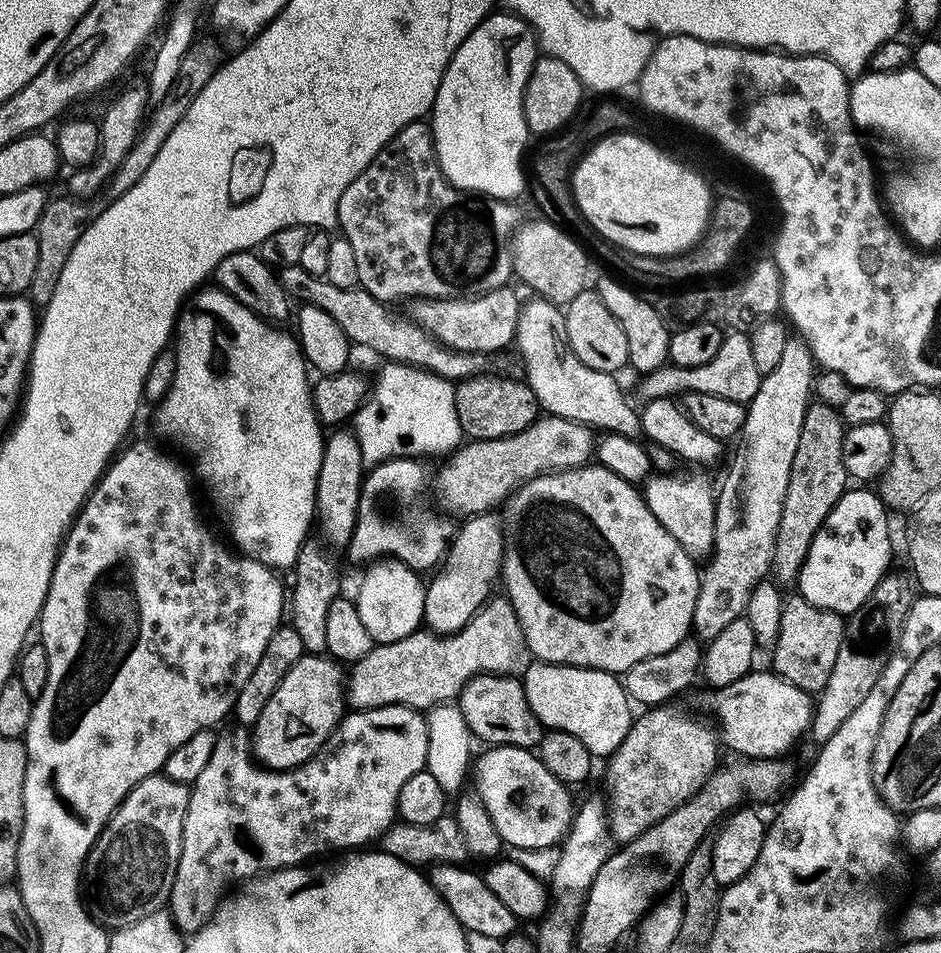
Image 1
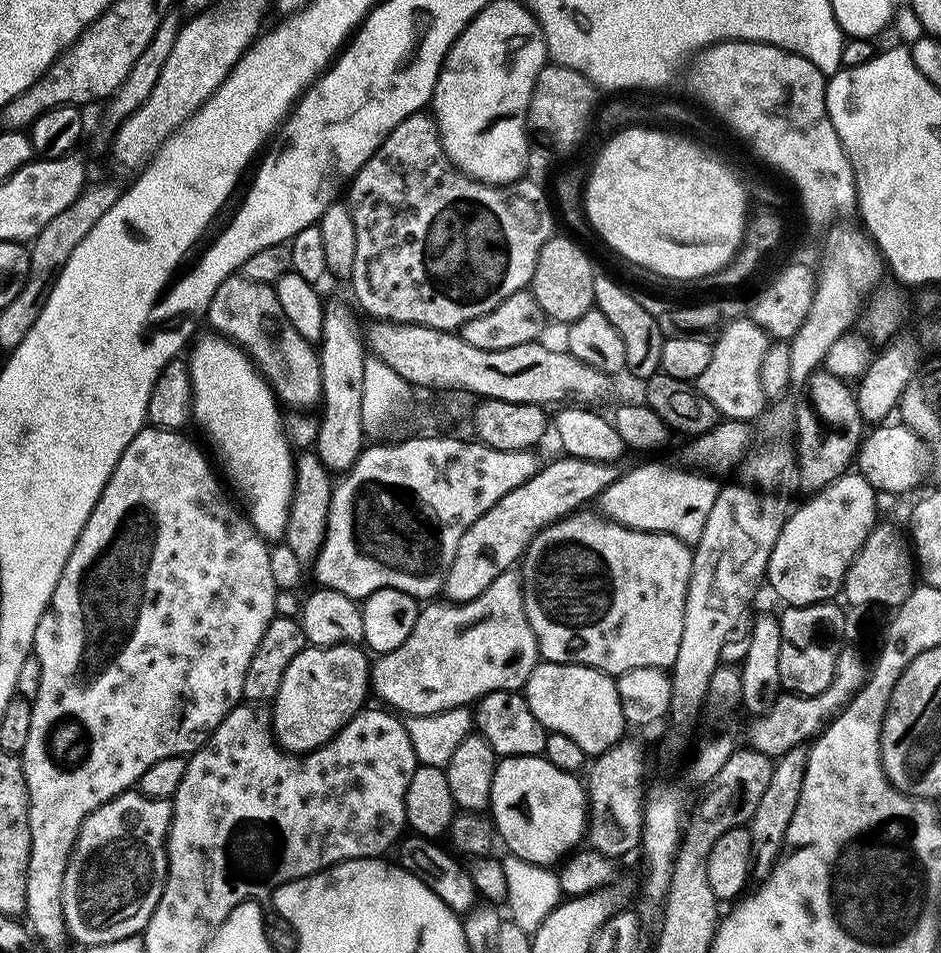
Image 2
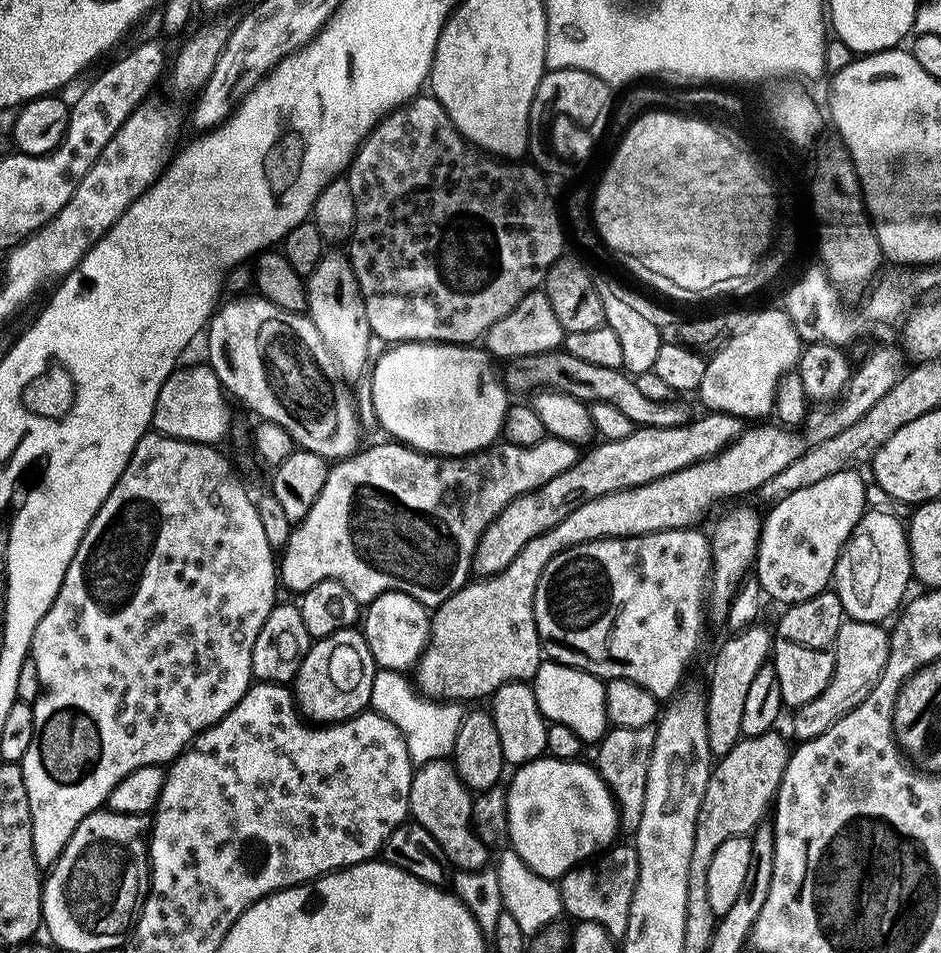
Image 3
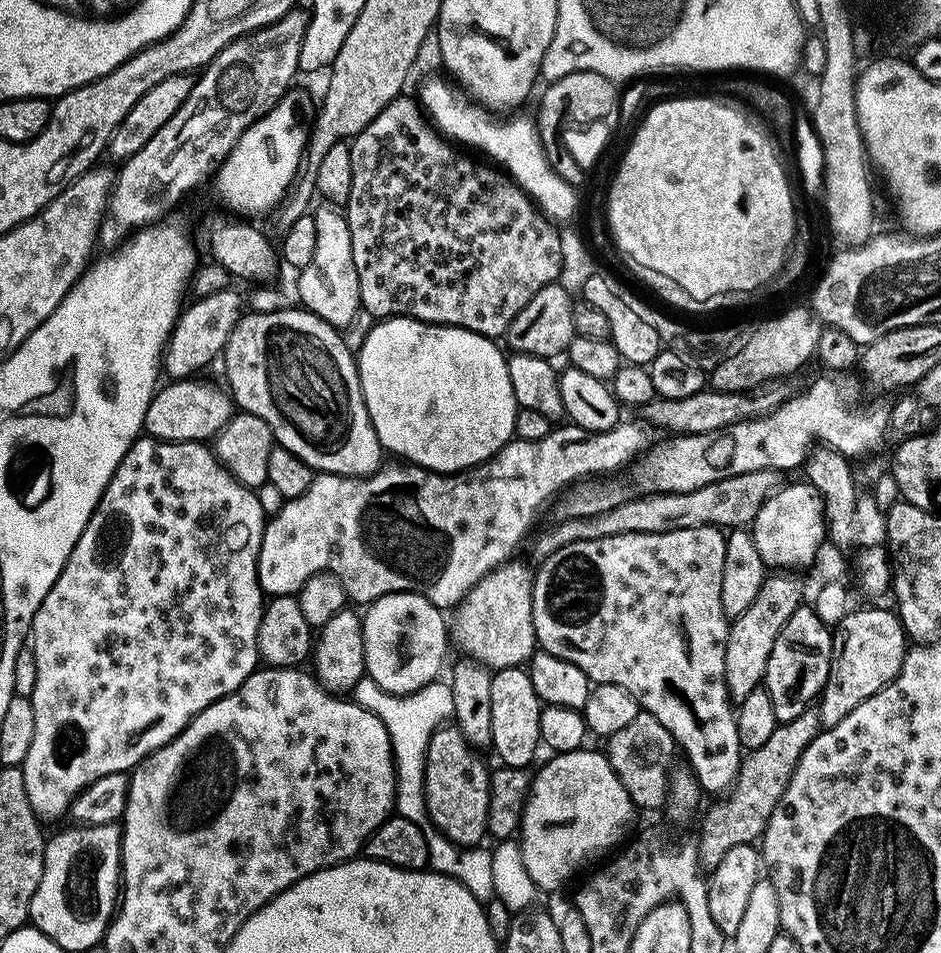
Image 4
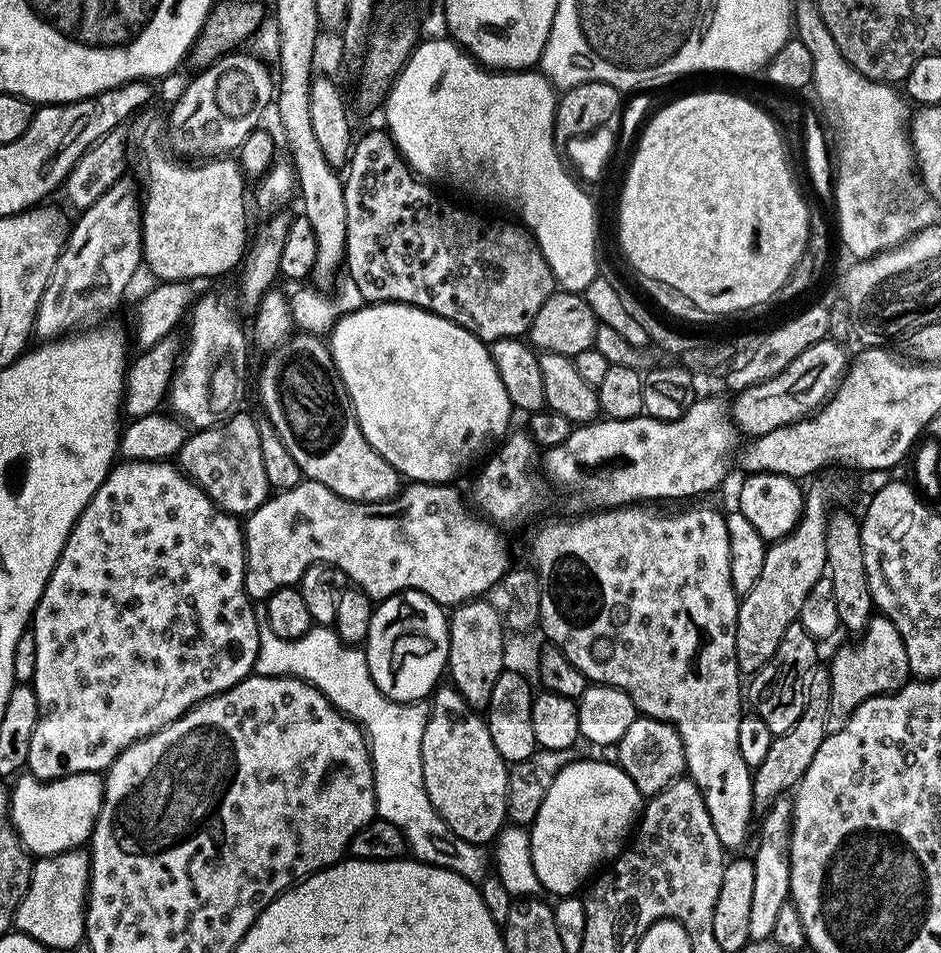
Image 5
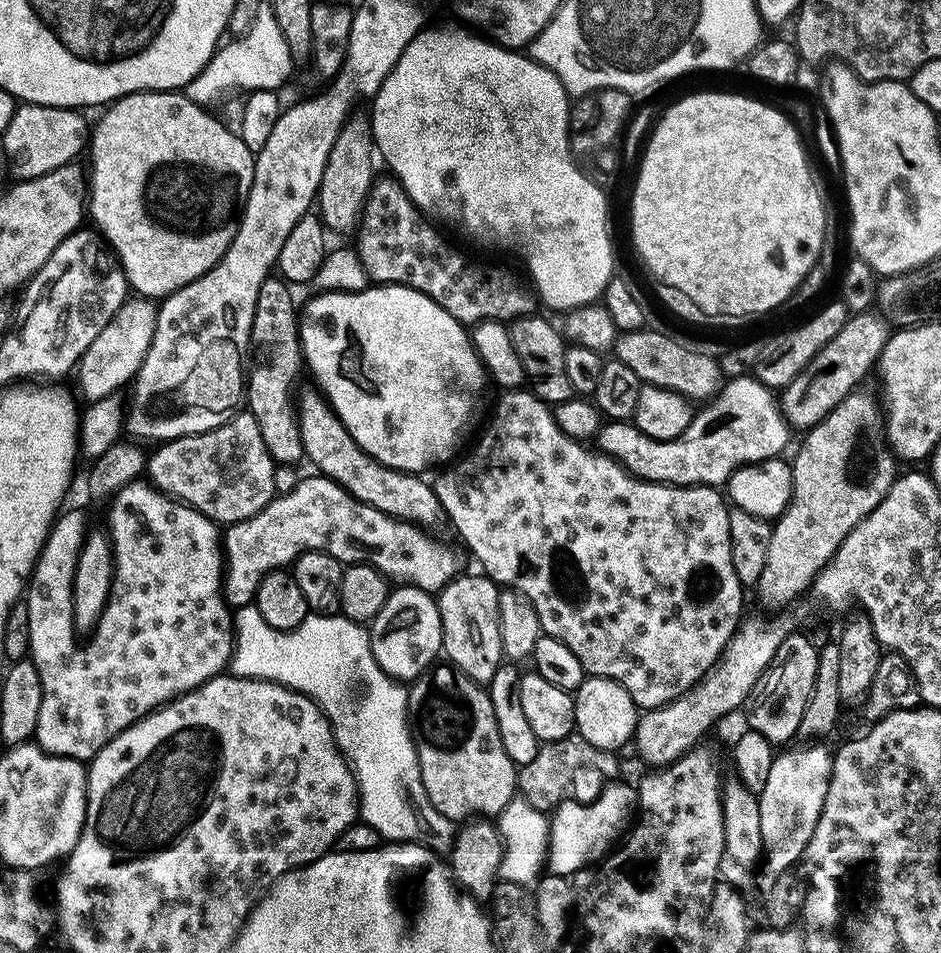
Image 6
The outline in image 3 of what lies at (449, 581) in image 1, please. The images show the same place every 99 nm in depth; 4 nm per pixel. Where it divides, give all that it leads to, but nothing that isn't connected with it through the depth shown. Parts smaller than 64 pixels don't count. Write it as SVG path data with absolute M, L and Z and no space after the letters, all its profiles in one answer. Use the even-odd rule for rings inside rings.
M708 412L703 415L682 426L633 427L626 438L604 440L597 448L589 447L589 452L585 456L583 453L570 470L562 470L558 478L550 478L550 482L541 488L511 500L506 510L502 510L502 514L498 514L498 518L486 526L474 550L473 573L480 578L497 576L503 568L510 566L510 562L514 562L530 538L538 538L538 534L558 526L558 522L562 522L566 514L574 514L578 506L618 490L644 486L655 479L666 478L683 468L708 460L739 439L746 428L745 421L740 417L725 412Z

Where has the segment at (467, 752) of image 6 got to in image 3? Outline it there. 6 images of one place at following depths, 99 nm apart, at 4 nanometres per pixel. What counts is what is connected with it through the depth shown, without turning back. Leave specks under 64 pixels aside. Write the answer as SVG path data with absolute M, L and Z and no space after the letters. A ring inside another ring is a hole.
M447 759L423 761L413 771L408 799L411 819L432 835L433 845L443 853L446 860L448 855L453 869L467 872L478 872L489 867L490 848L476 836L472 818L473 803L473 793L469 792L468 787L458 778L455 767Z

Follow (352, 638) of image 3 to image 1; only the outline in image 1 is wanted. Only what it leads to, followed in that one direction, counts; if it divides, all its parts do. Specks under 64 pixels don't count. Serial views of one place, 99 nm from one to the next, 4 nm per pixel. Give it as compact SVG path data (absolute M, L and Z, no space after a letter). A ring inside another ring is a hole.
M305 654L298 658L278 684L278 690L266 702L258 722L251 725L250 736L253 757L263 767L271 768L278 772L287 772L289 768L297 768L304 764L332 737L332 731L340 727L340 721L346 715L346 672L337 661L327 654Z

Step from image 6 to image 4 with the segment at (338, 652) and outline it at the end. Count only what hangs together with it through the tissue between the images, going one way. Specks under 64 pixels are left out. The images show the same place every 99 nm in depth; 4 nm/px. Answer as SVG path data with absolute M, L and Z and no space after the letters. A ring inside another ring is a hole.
M435 680L406 696L392 693L377 693L376 713L390 734L392 753L396 762L396 802L399 815L410 818L410 822L423 826L428 843L428 864L431 871L454 878L482 902L495 897L494 866L491 851L484 846L460 848L450 842L429 822L428 809L424 807L424 768L429 740L438 728L443 727L453 717L453 692L451 685L443 680Z

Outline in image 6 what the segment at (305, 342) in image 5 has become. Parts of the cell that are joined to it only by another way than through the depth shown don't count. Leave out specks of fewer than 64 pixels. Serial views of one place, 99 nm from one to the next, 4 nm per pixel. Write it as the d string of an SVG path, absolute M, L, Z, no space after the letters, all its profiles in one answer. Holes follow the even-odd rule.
M319 391L304 392L294 404L296 422L300 426L300 438L304 447L304 455L316 463L315 471L321 476L328 476L338 482L354 498L382 510L396 520L418 522L419 527L432 530L442 520L442 509L436 489L419 475L411 472L400 472L397 468L387 468L379 464L370 454L366 454L354 442L354 438L346 430L346 426L337 418L328 401Z

